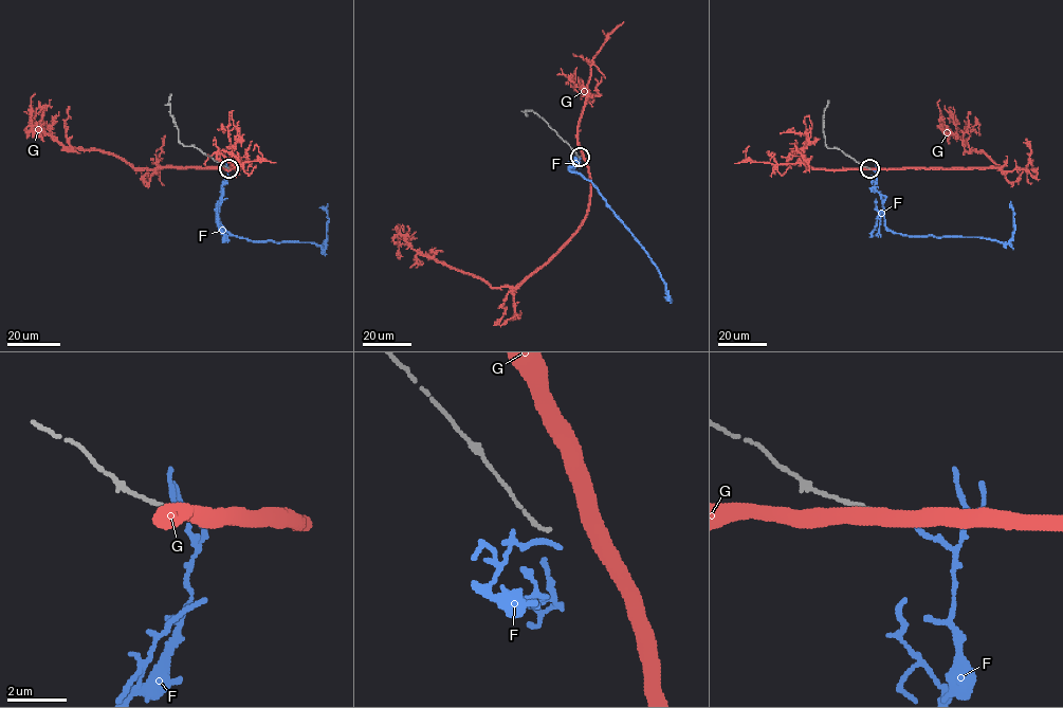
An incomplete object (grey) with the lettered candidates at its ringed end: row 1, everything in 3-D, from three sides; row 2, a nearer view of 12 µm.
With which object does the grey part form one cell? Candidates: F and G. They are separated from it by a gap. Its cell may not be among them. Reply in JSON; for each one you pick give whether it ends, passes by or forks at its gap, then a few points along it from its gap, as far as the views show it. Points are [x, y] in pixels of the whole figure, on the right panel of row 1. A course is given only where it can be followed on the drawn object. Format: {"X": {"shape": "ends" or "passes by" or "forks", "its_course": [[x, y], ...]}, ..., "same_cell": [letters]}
{"same_cell": []}

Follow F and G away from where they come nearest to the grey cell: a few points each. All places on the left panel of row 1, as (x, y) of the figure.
F: (227, 168), (218, 218), (235, 236), (252, 241), (310, 241), (324, 250), (328, 218), (319, 207)
G: (231, 168), (134, 168), (110, 153), (67, 147), (48, 133), (34, 131), (30, 105), (34, 93)

